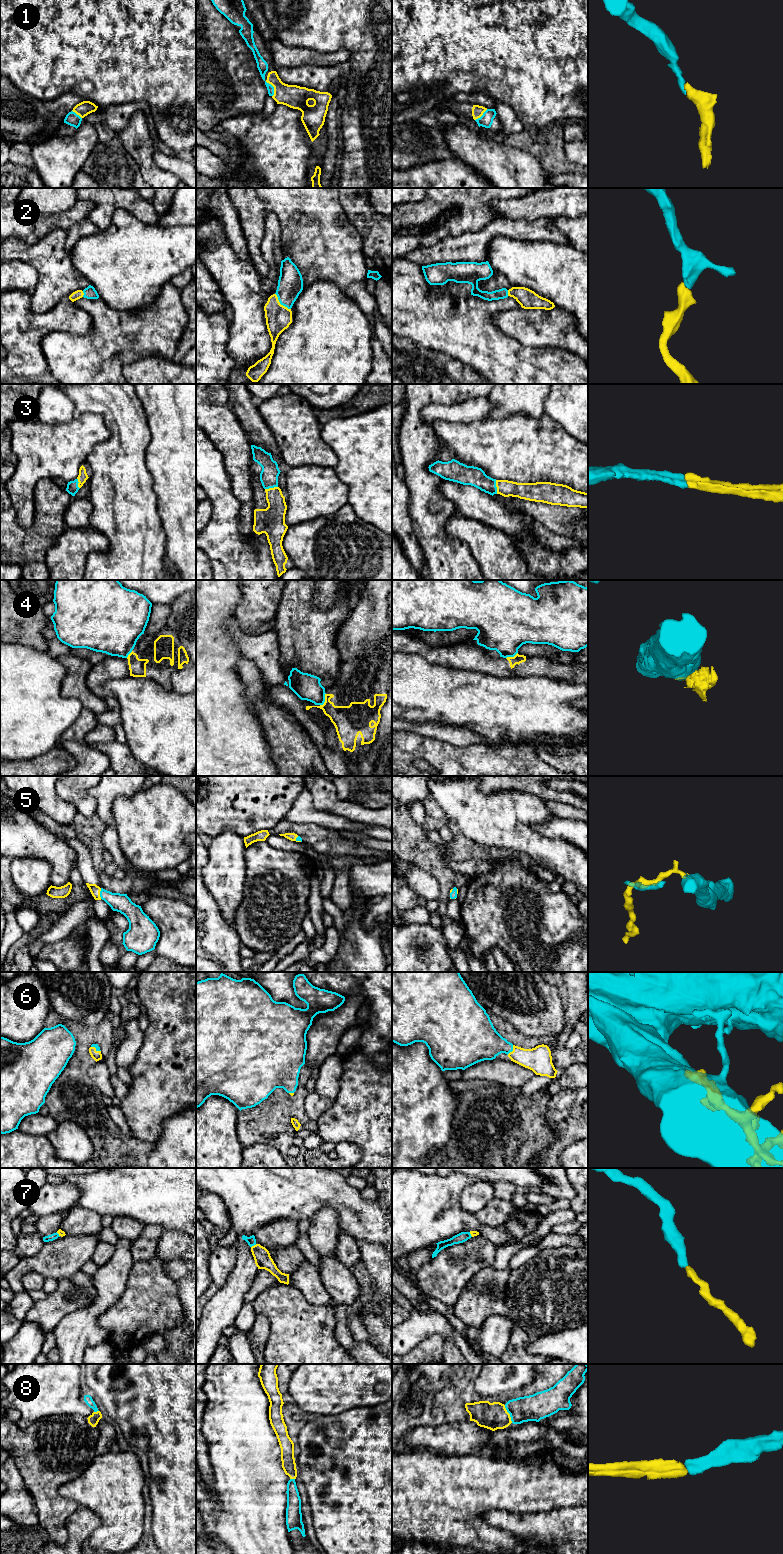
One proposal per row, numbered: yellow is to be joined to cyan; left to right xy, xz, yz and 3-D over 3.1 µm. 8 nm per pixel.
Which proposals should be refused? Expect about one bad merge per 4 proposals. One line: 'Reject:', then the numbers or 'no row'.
Reject: 4

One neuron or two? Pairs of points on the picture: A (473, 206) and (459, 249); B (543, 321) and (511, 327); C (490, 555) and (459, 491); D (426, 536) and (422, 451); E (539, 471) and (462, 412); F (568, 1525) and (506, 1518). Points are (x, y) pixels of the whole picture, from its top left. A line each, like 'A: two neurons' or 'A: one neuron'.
A: one neuron
B: one neuron
C: one neuron
D: one neuron
E: two neurons
F: one neuron

